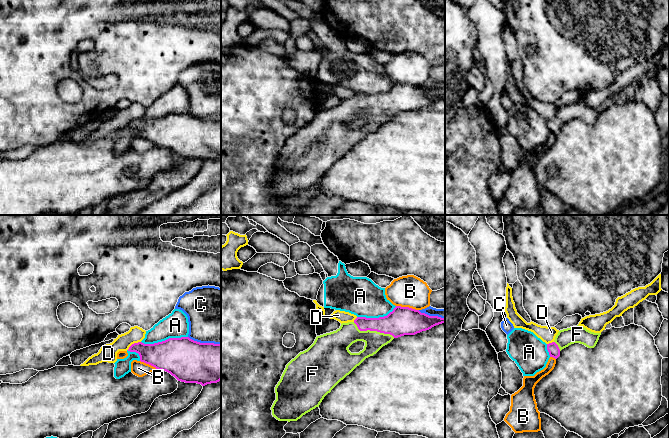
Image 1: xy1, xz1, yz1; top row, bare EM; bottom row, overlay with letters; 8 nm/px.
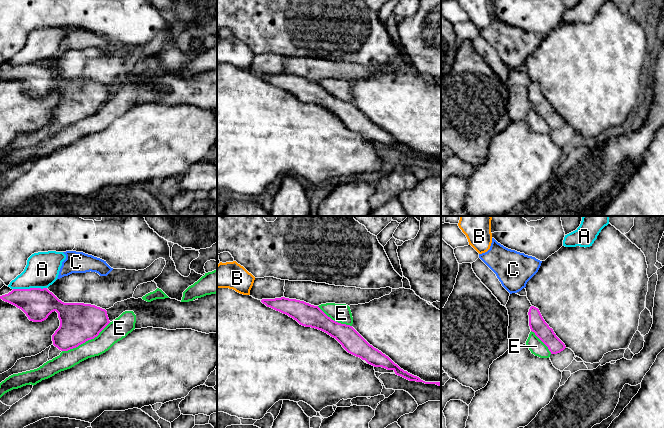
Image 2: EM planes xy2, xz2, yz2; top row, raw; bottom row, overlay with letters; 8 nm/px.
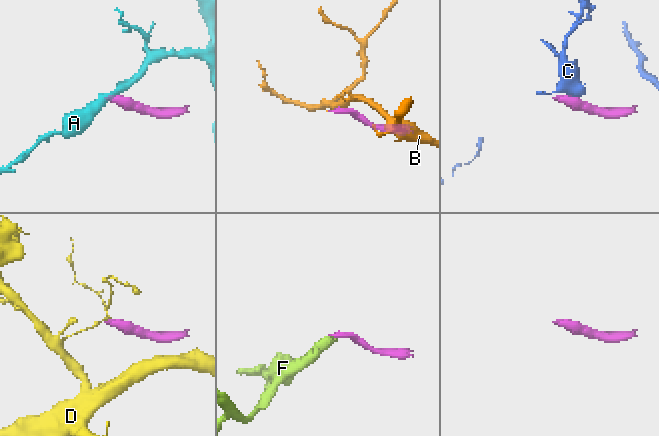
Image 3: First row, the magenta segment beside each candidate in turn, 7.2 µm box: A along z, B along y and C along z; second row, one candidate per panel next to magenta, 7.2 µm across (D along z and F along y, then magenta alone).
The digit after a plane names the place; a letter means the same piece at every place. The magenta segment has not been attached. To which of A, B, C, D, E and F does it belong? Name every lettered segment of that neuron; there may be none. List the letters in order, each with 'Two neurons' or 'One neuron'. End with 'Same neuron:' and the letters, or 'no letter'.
A: Two neurons
B: Two neurons
C: Two neurons
D: Two neurons
E: Two neurons
F: One neuron
Same neuron: F

